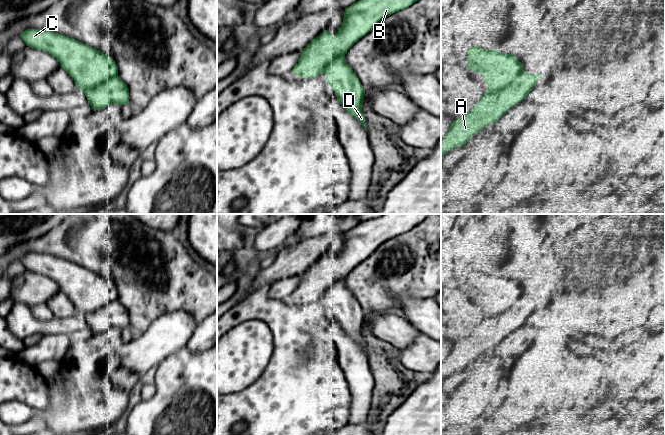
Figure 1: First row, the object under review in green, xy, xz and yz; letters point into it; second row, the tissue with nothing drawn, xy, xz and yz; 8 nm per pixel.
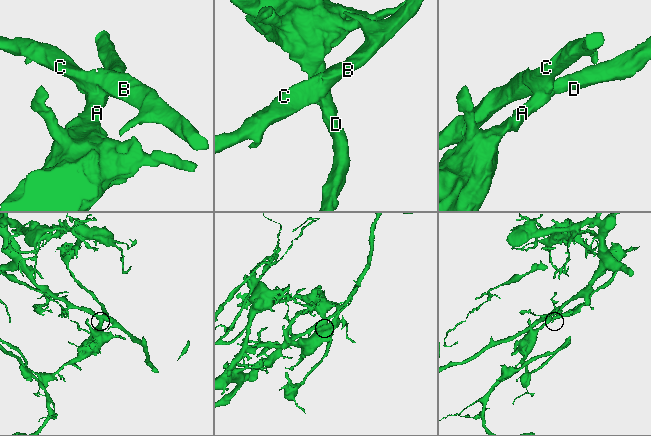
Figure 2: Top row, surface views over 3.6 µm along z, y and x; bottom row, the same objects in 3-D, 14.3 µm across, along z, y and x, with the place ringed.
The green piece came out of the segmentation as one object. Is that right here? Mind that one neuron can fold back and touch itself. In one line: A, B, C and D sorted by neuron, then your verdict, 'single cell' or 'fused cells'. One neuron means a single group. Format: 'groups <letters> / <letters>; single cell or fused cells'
groups A D / B C; fused cells

